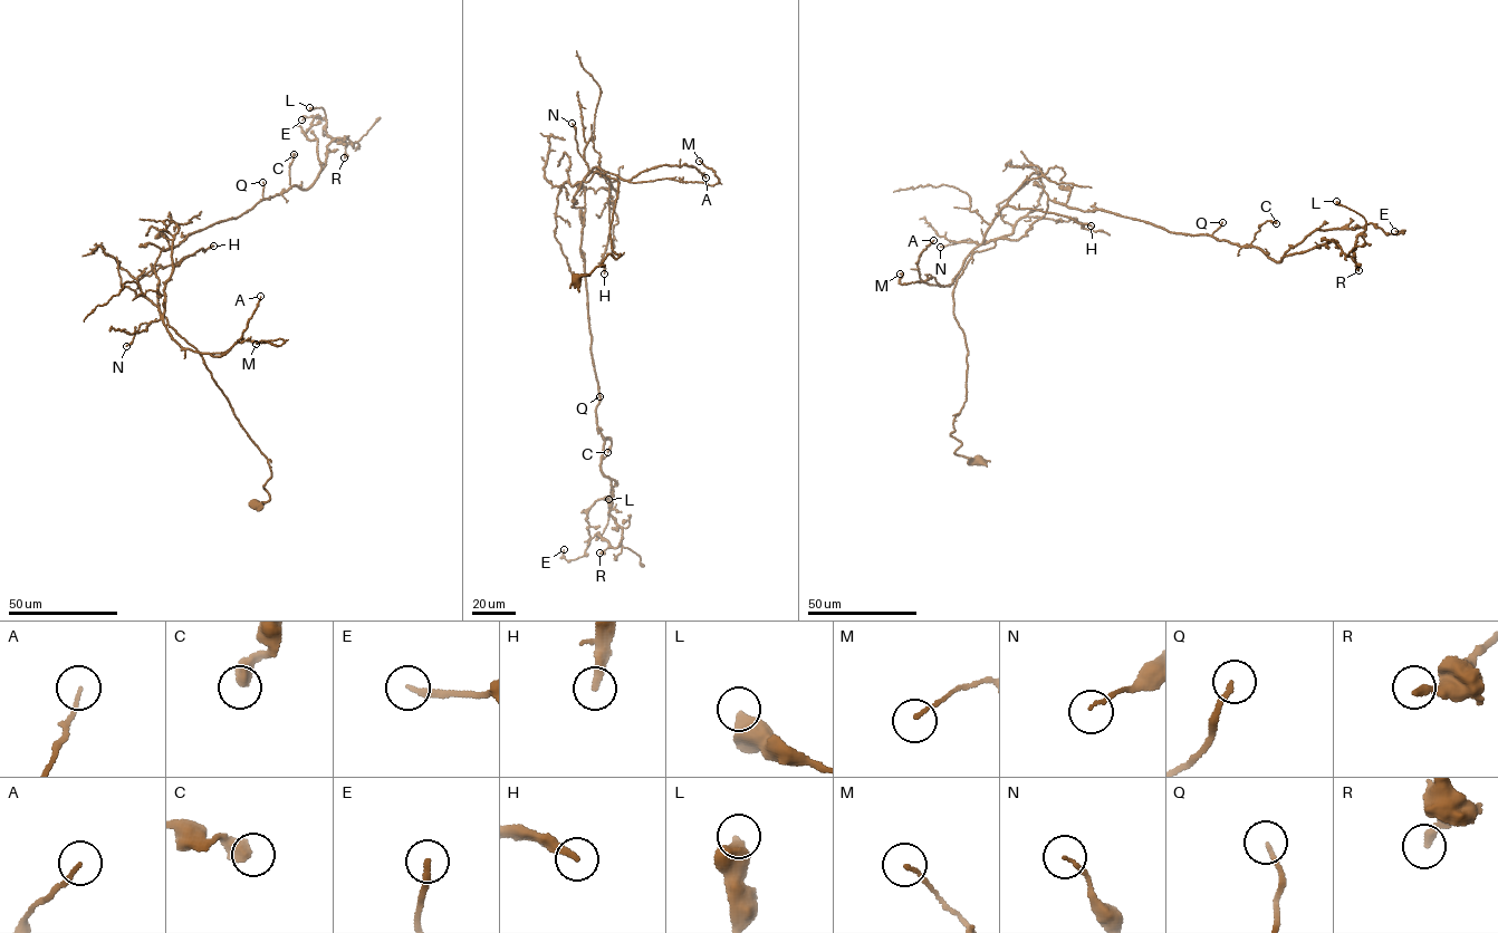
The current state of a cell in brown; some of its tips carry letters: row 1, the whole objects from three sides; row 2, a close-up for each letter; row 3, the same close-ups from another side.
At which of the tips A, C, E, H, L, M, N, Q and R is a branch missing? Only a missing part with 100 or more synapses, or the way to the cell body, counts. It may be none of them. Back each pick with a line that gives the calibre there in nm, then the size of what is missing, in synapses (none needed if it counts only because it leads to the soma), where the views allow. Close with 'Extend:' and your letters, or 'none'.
Extend: none

